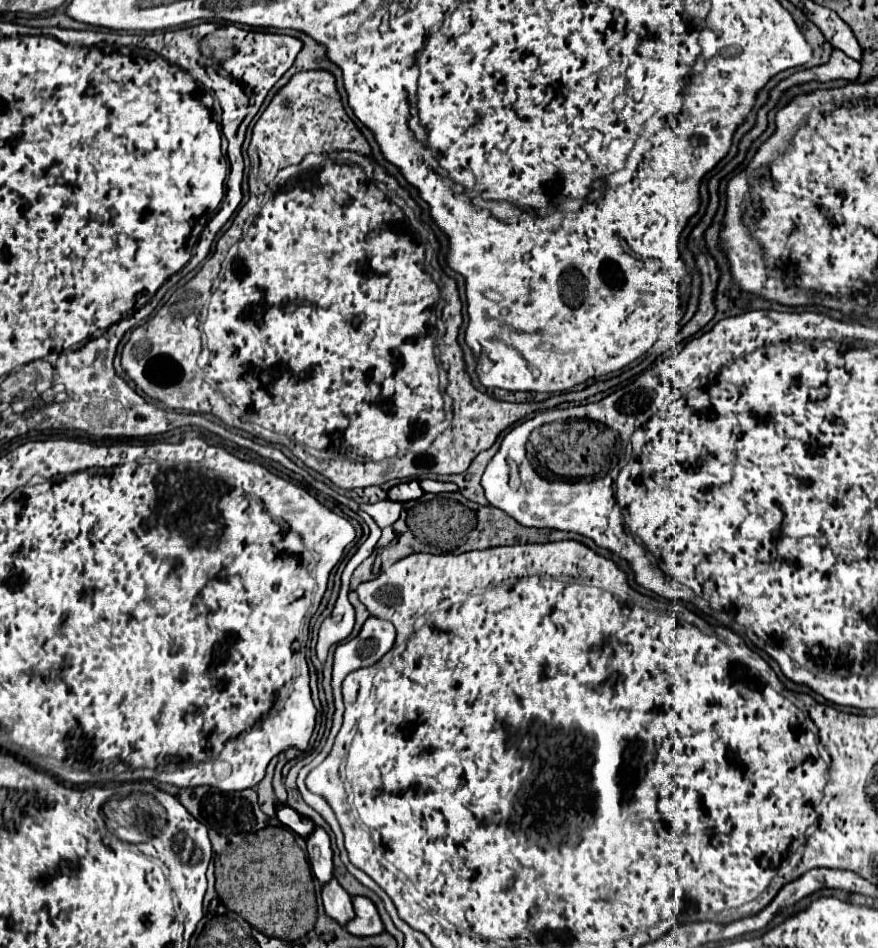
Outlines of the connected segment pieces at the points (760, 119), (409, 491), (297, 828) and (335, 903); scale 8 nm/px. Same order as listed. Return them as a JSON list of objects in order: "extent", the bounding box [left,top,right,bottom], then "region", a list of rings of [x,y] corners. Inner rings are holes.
[{"extent":[757,50,861,132],"region":[[[833,50],[831,54],[831,60],[823,66],[815,66],[815,68],[809,68],[809,70],[801,70],[793,76],[789,76],[787,80],[783,80],[777,88],[773,88],[771,92],[771,98],[769,102],[757,112],[757,130],[763,132],[767,128],[767,112],[771,108],[775,108],[775,104],[779,102],[781,94],[793,86],[799,86],[799,84],[807,84],[807,82],[831,82],[831,80],[847,80],[847,82],[855,82],[859,78],[859,70],[861,70],[861,64],[853,58],[849,58],[847,54],[843,54],[841,50]]]},{"extent":[389,480,423,502],"region":[[[417,480],[411,482],[401,482],[397,486],[393,486],[389,490],[389,498],[391,500],[399,500],[399,502],[409,502],[409,500],[419,500],[423,496],[423,490],[419,486]]]},{"extent":[277,804,315,838],"region":[[[279,804],[279,806],[277,806],[277,816],[279,816],[279,820],[281,820],[289,830],[293,830],[293,832],[295,832],[297,836],[301,836],[301,838],[309,838],[309,836],[313,834],[313,830],[315,830],[315,824],[313,824],[309,818],[297,814],[297,812],[291,810],[289,806]]]},{"extent":[321,880,353,928],"region":[[[333,880],[333,884],[323,886],[321,898],[323,898],[325,914],[331,920],[335,920],[335,924],[339,924],[341,928],[345,928],[347,920],[353,918],[353,904],[351,904],[349,894],[339,886],[337,880]]]}]

